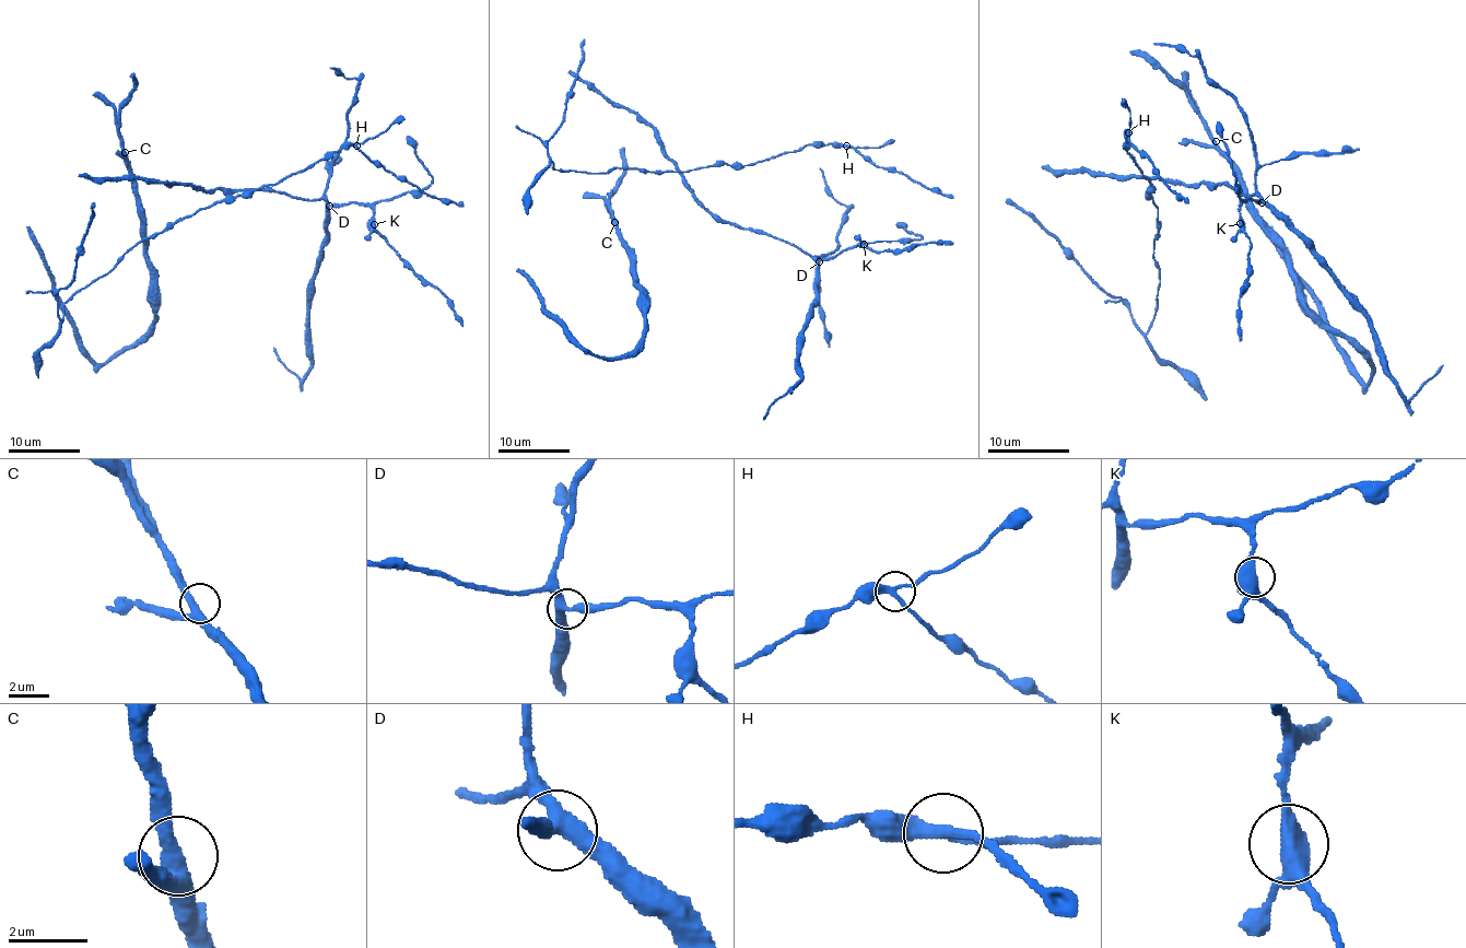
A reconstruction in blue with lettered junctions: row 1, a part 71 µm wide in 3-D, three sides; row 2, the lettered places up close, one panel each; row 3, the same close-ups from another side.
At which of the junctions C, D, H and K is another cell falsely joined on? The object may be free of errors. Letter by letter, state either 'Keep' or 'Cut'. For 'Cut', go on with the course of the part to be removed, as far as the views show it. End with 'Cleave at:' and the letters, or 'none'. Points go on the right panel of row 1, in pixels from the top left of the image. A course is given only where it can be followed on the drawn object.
C: Keep
D: Keep
H: Keep
K: Keep
Cleave at: none

